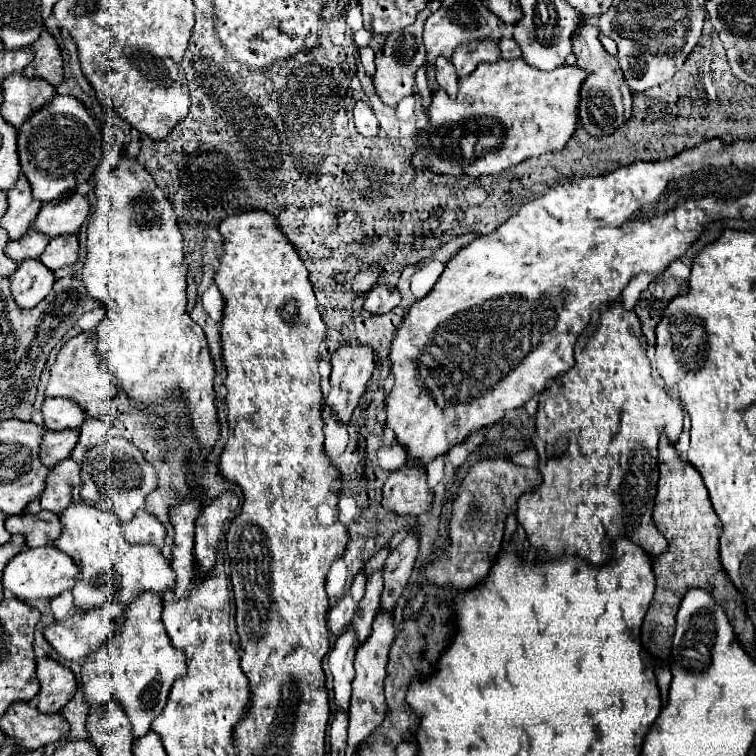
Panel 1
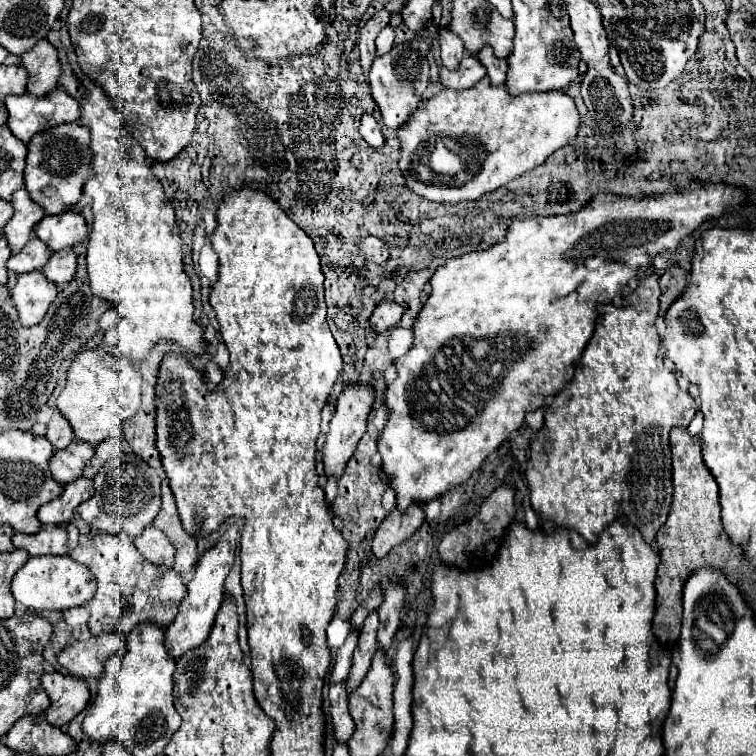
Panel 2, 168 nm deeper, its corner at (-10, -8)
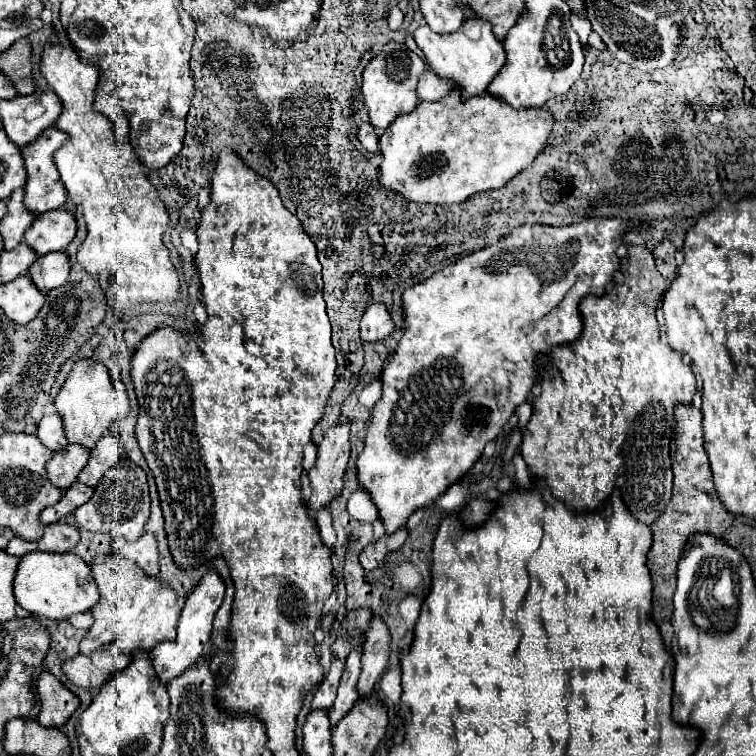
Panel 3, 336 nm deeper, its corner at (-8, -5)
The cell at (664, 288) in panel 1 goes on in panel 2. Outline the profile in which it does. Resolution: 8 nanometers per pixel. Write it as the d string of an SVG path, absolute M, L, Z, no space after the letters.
M670 265L664 275L660 277L662 297L660 297L660 317L666 313L666 309L672 305L672 301L686 289L688 281L684 275L684 269L680 265Z

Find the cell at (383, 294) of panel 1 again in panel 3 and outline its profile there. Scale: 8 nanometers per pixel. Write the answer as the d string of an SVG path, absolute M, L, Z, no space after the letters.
M376 302L368 306L360 320L360 336L366 342L376 342L382 338L388 338L394 332L394 320L384 302Z

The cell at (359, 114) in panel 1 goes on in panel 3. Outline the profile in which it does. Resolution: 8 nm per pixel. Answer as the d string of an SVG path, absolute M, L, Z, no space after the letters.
M362 122L360 128L358 128L358 142L362 144L362 148L366 152L378 152L378 136L376 136L376 130L372 128L370 122Z

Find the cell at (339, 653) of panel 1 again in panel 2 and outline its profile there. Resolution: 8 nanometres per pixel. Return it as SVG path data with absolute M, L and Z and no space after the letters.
M346 683L330 685L328 701L330 701L330 721L334 727L334 741L346 743L350 739L350 735L354 733L354 721L352 721L350 711L348 711Z

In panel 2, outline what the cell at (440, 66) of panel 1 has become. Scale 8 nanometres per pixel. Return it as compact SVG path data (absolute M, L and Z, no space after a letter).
M444 25L438 31L438 41L440 41L440 47L442 47L442 65L448 67L450 71L458 69L458 63L464 57L464 51L466 51L462 39L458 39L458 35L454 35L448 29L448 25Z

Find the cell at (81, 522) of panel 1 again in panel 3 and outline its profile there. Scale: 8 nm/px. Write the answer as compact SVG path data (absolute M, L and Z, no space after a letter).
M114 552L96 556L90 568L100 590L100 600L90 610L94 624L80 642L82 654L90 654L108 642L122 642L122 652L126 654L136 652L138 648L150 652L158 642L176 638L176 626L184 602L170 584L148 576L136 562Z

